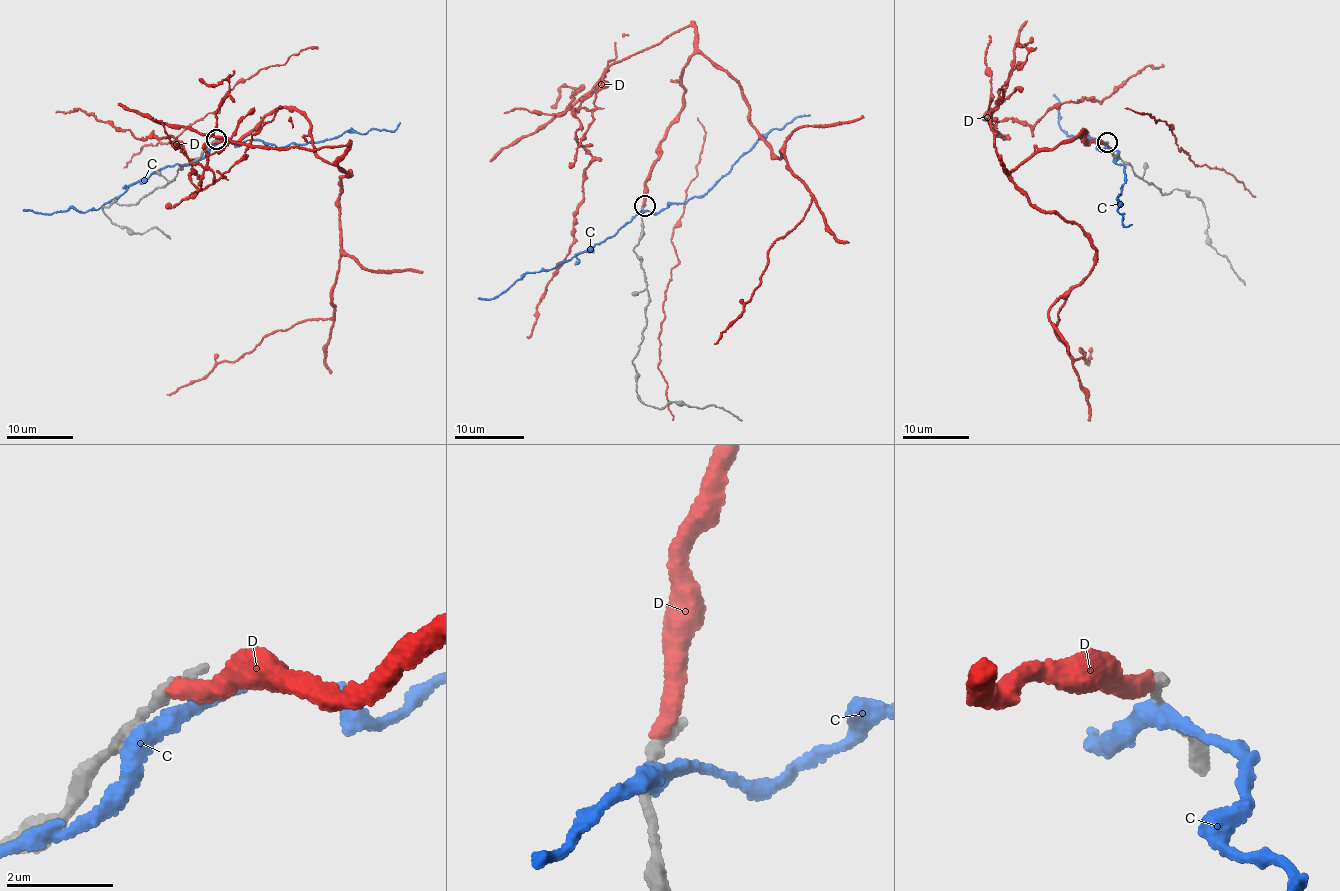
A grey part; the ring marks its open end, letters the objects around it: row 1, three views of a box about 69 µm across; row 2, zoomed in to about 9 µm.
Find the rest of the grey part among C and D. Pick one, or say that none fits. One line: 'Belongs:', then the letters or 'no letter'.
Belongs: no letter

